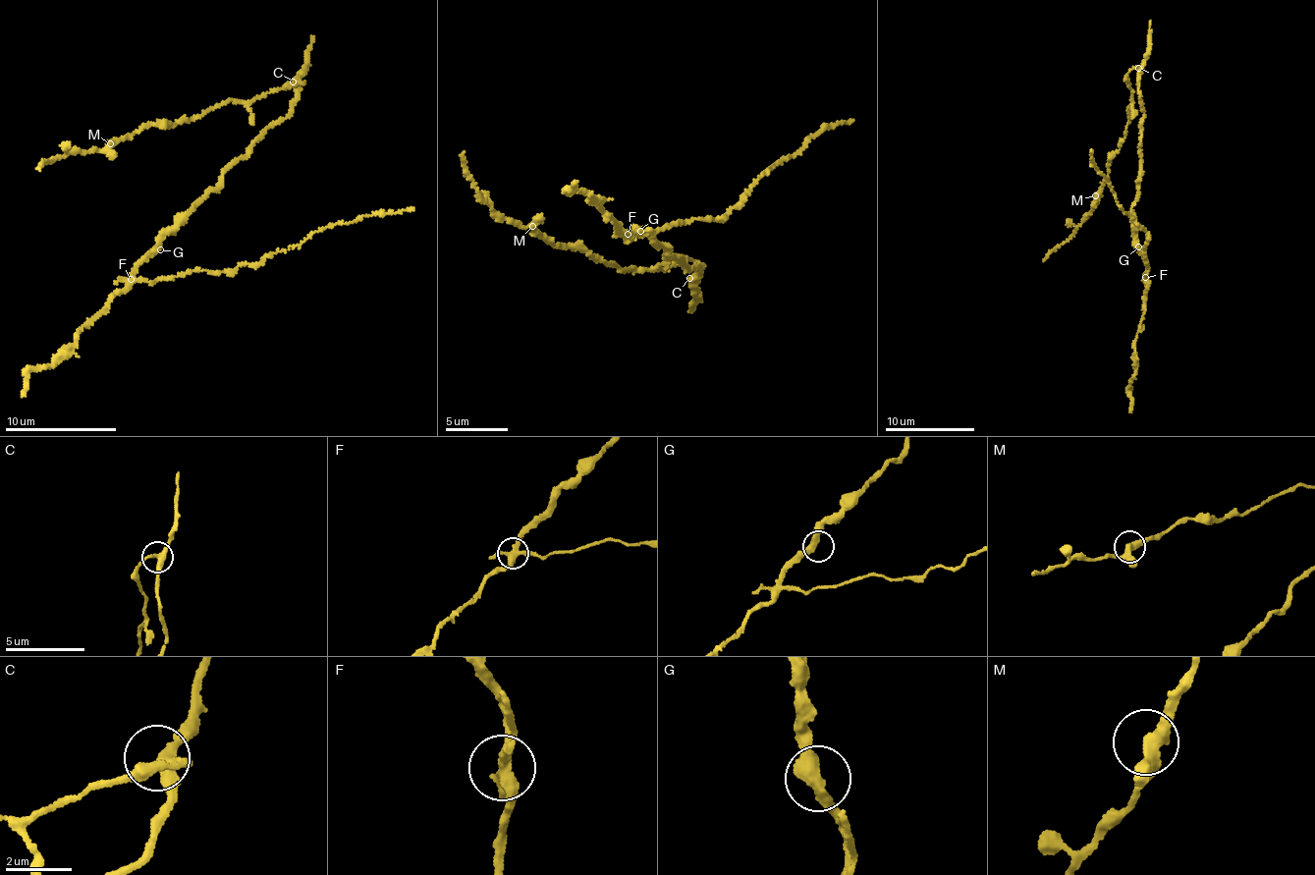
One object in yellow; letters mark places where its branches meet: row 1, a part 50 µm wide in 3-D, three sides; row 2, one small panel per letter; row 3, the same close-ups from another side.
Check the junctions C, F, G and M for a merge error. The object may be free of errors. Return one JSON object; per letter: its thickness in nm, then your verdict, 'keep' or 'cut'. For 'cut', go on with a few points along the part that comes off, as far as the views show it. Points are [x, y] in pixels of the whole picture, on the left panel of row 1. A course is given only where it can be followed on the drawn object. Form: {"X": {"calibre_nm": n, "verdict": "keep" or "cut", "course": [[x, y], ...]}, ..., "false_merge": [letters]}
{"C": {"calibre_nm": 320, "verdict": "keep"}, "F": {"calibre_nm": 320, "verdict": "cut", "course": [[130, 279], [154, 283], [193, 271], [227, 273], [293, 248], [325, 228], [413, 208]]}, "G": {"calibre_nm": 400, "verdict": "keep"}, "M": {"calibre_nm": 320, "verdict": "keep"}, "false_merge": ["F"]}

